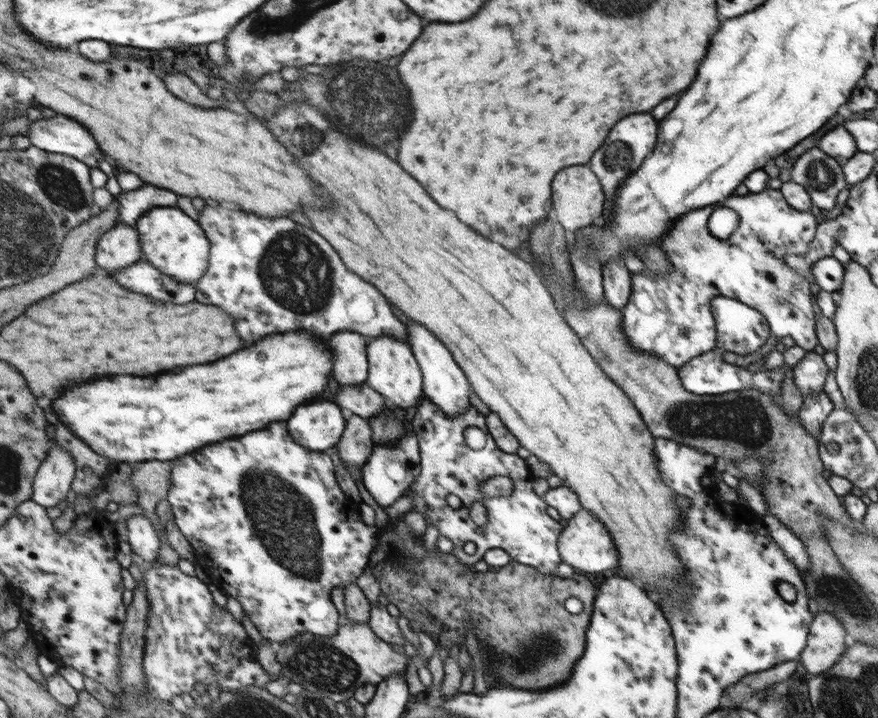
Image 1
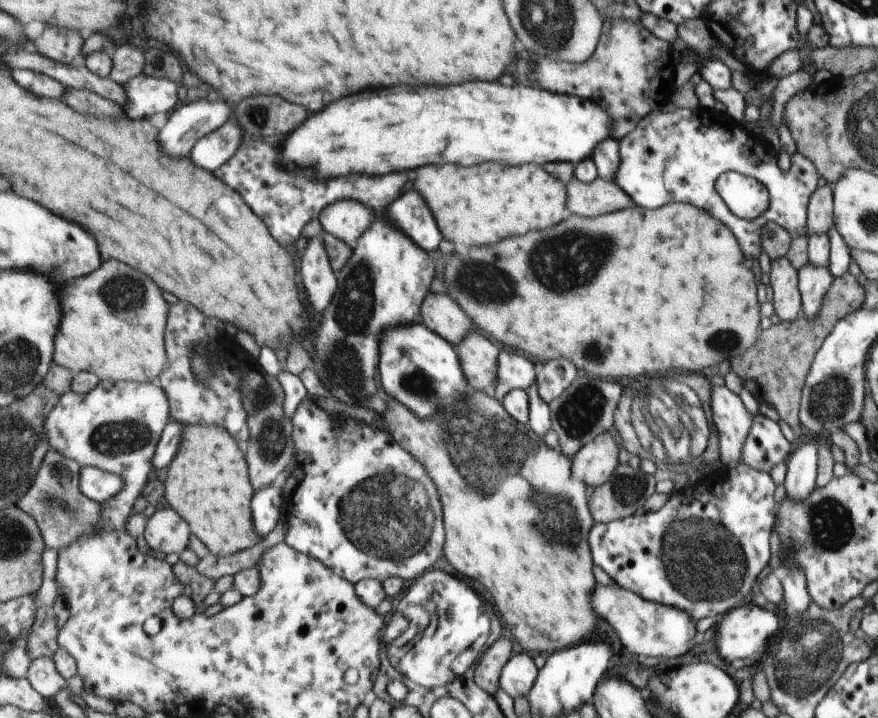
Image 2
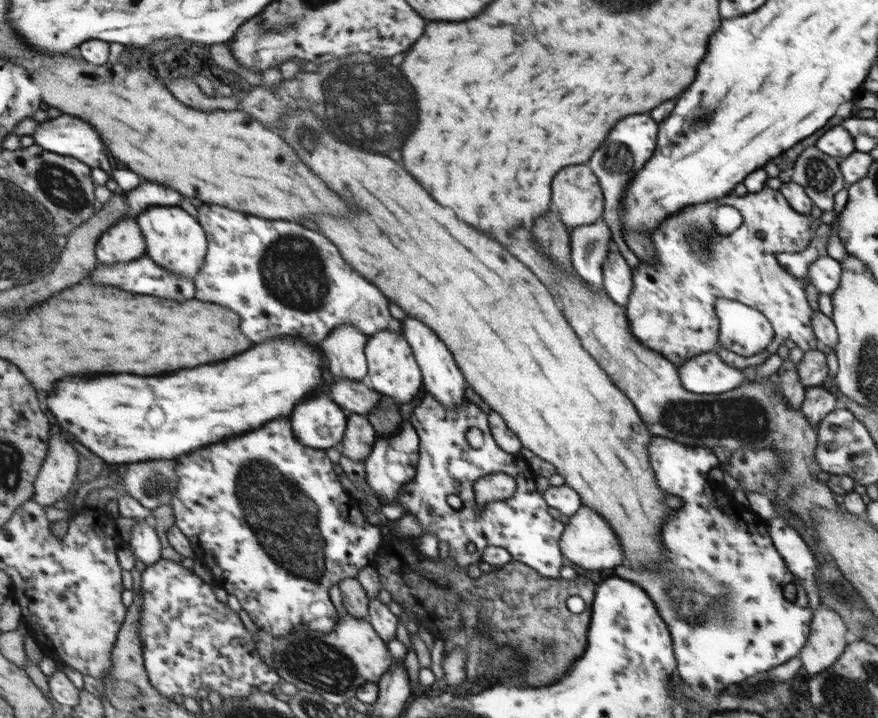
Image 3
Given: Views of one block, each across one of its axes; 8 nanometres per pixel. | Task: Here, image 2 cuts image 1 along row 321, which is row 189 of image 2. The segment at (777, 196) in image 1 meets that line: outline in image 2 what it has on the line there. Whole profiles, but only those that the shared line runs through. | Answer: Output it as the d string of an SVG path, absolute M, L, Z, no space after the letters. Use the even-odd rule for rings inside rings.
M698 105L694 110L673 110L673 111L655 111L651 113L646 119L640 122L640 125L634 130L634 132L628 134L627 137L621 138L619 140L619 157L620 157L620 166L618 166L618 172L616 172L616 178L614 178L614 182L617 183L624 191L631 196L634 200L634 205L638 205L639 207L644 207L645 209L655 209L664 206L665 204L670 204L674 202L682 202L692 204L692 206L698 206L702 208L702 210L708 210L708 214L712 214L716 219L719 219L720 222L724 222L728 227L734 232L740 247L742 248L744 255L747 256L749 261L753 261L754 258L758 258L760 256L761 250L763 249L763 229L770 222L776 222L780 226L786 229L786 232L789 232L792 239L798 236L806 236L808 235L808 209L811 202L811 197L814 196L815 190L818 189L818 178L820 176L818 167L809 159L807 156L795 153L791 156L791 166L789 171L782 171L778 167L777 156L775 150L773 149L773 145L768 142L766 138L757 137L756 132L750 132L750 130L746 130L746 125L743 123L739 123L737 120L734 120L727 112L721 113L716 111L715 109L706 108L705 106ZM725 170L732 170L736 172L740 172L748 177L754 177L758 182L761 182L766 186L769 194L770 194L770 206L768 206L768 210L762 214L762 216L758 216L756 220L744 220L738 218L735 214L730 212L730 209L726 206L726 203L720 198L718 192L715 189L716 179L719 177L720 173Z

